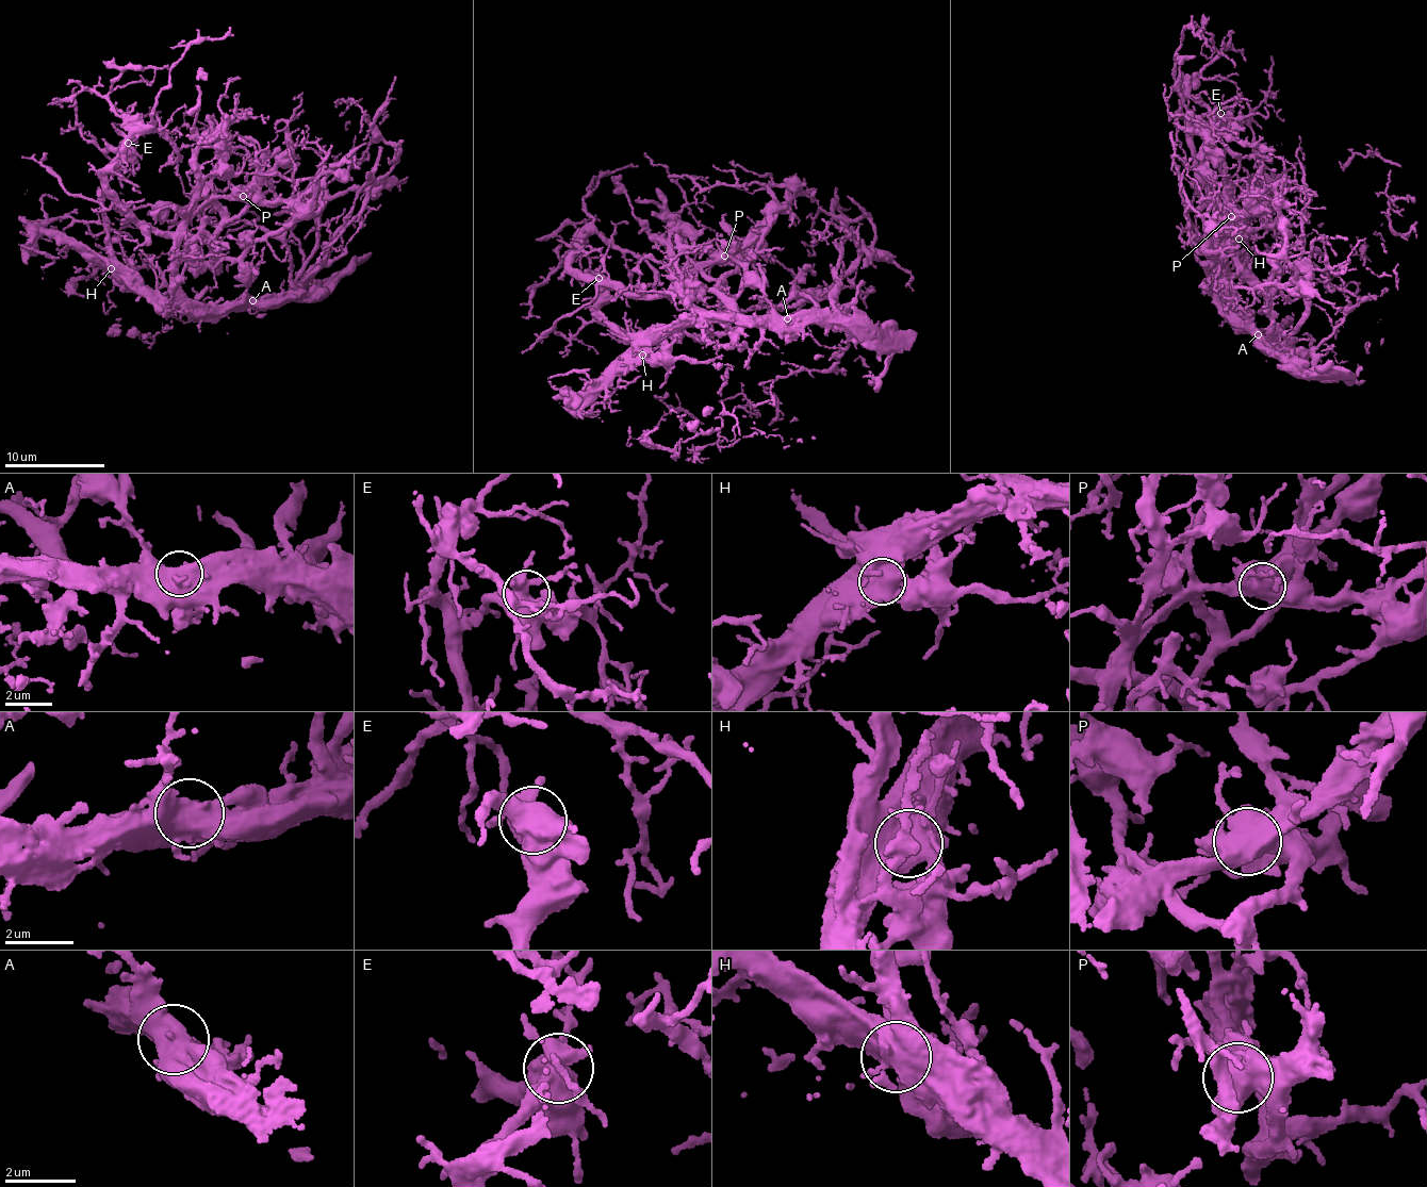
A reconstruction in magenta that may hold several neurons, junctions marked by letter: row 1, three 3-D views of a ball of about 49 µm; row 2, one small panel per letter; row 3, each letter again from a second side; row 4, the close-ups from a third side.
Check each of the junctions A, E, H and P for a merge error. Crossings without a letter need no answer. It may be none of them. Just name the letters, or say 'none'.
H, P

